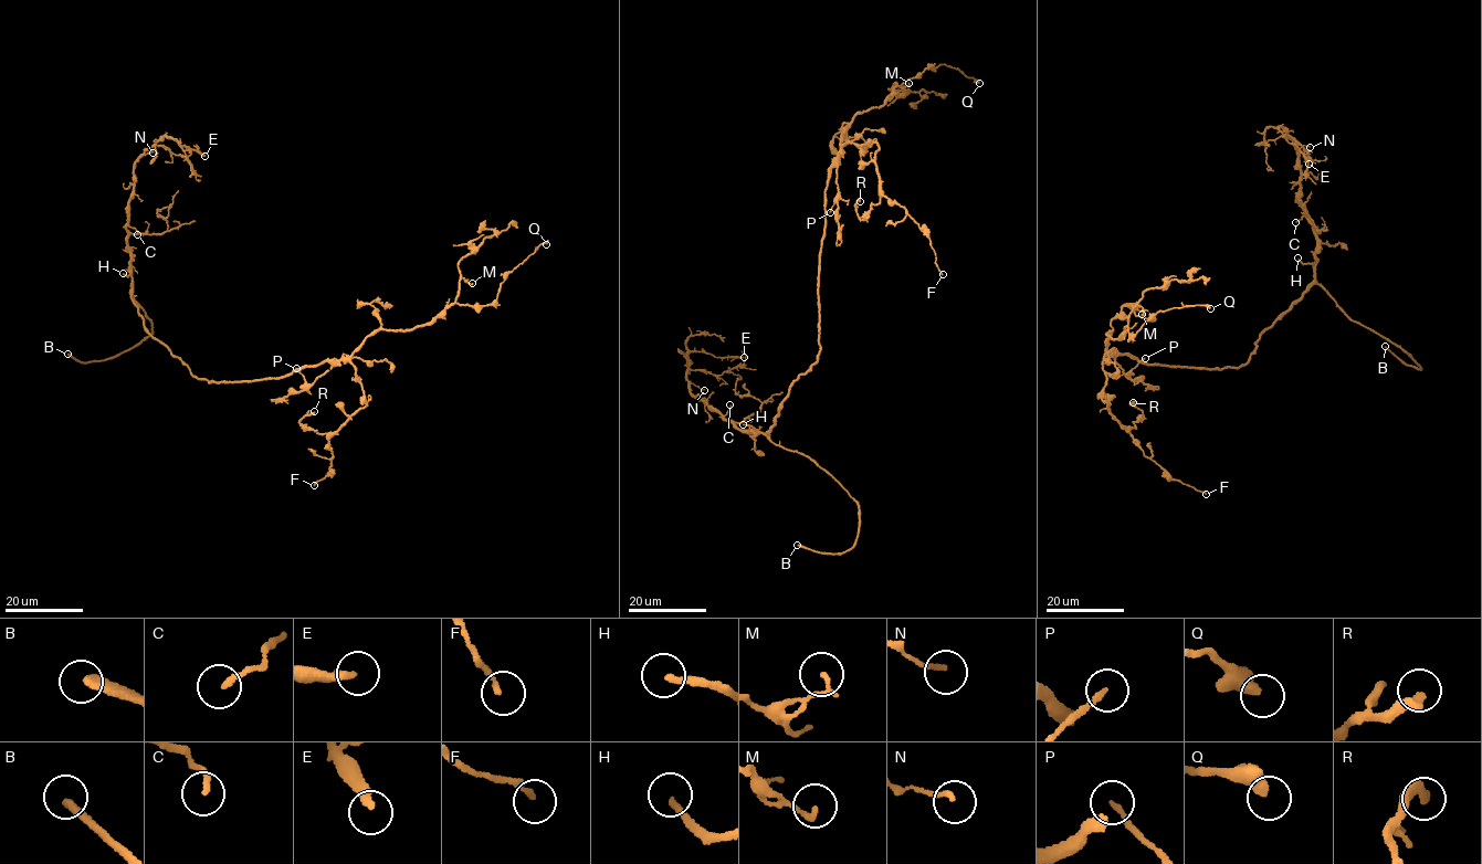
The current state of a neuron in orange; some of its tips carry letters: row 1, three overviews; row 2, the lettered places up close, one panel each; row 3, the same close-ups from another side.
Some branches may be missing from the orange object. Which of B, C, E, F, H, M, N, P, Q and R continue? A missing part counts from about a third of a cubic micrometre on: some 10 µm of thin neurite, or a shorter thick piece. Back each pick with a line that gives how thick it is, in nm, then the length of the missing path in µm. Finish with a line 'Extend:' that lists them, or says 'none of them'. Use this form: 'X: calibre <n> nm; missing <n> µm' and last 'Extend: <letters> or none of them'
B: calibre 320 nm; missing 35 µm
E: calibre 320 nm; missing 20 µm
H: calibre 240 nm; missing 20 µm
Extend: B, E, H

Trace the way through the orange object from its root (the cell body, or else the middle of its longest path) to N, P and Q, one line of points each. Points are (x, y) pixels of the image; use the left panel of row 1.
N: (231, 382), (192, 375), (147, 333), (137, 312), (126, 229), (135, 160), (153, 153)
P: (231, 382), (276, 379), (325, 361), (330, 365), (311, 385), (296, 368)
Q: (231, 382), (276, 379), (343, 361), (379, 329), (424, 325), (454, 304), (492, 304), (510, 272), (546, 244)

